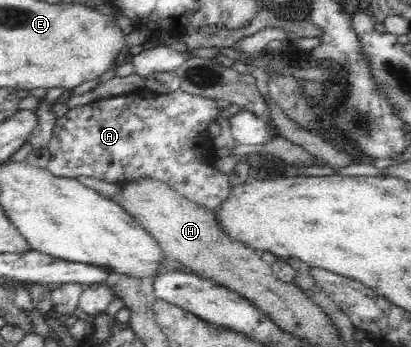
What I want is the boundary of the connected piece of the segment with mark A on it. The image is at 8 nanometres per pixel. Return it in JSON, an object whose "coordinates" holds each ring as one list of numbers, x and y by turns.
{"coordinates":[[179,88,170,94,154,95,148,91,148,97,118,95,74,107,59,117,54,125,54,136,48,146,51,157,47,170,56,177,74,179,78,175,84,175,108,183,117,183,125,179,154,178,168,184,175,192,190,201,215,211,231,192,230,176,218,170,212,162,216,150,208,132,208,125,218,116,220,105,216,99,186,93]]}

